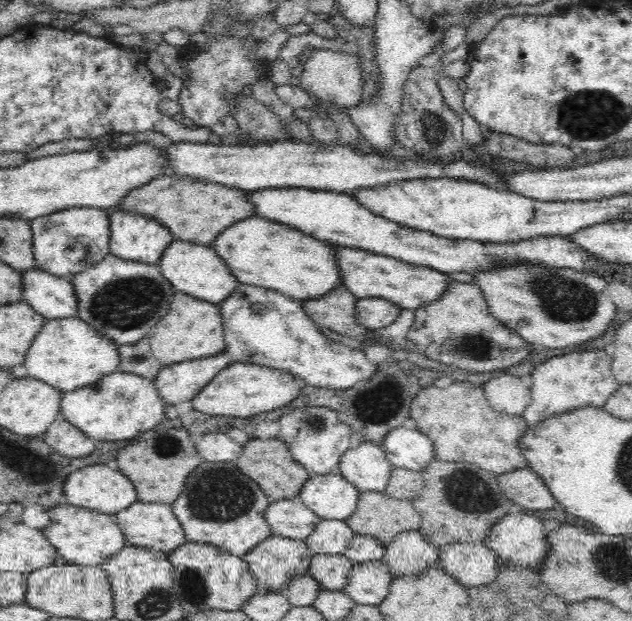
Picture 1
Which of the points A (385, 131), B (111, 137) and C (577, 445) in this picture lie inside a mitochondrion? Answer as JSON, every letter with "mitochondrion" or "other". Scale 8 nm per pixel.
{"A":"other","B":"other","C":"other"}

